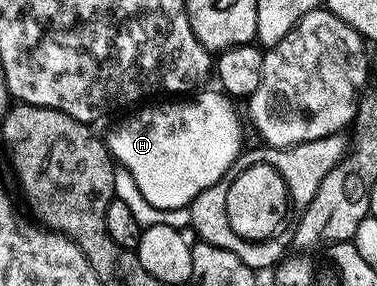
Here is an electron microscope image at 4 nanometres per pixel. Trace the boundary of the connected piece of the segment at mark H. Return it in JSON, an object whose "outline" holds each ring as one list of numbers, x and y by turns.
{"outline":[[207,90,176,98,176,103,140,106,136,115,121,120,116,131,105,135,112,159,129,169,141,197,157,209,187,207,201,189,224,182,233,161,244,150,236,104,222,90]]}

